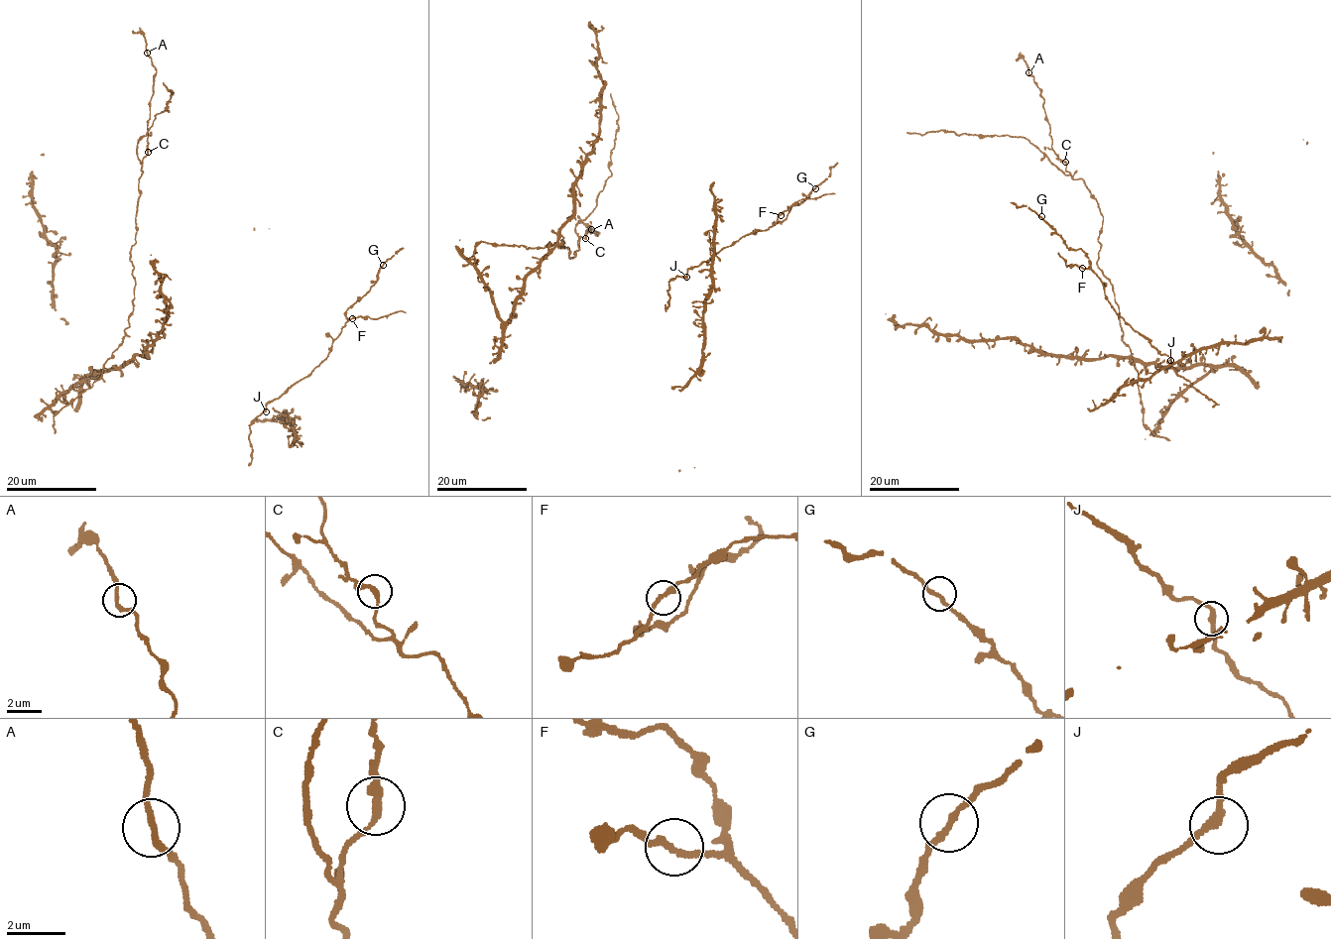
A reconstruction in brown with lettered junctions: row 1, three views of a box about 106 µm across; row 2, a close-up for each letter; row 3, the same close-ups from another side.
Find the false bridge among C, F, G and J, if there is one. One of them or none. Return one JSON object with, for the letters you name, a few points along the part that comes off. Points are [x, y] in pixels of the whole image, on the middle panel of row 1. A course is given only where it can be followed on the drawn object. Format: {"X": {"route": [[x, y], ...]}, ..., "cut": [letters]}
{"cut": []}

